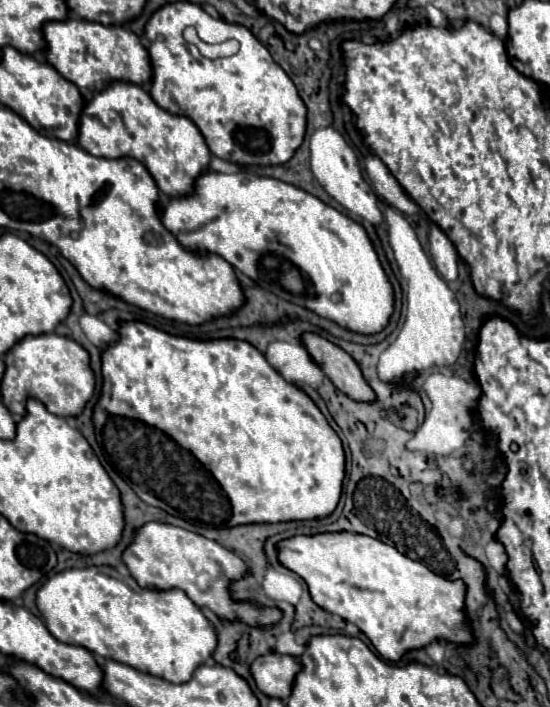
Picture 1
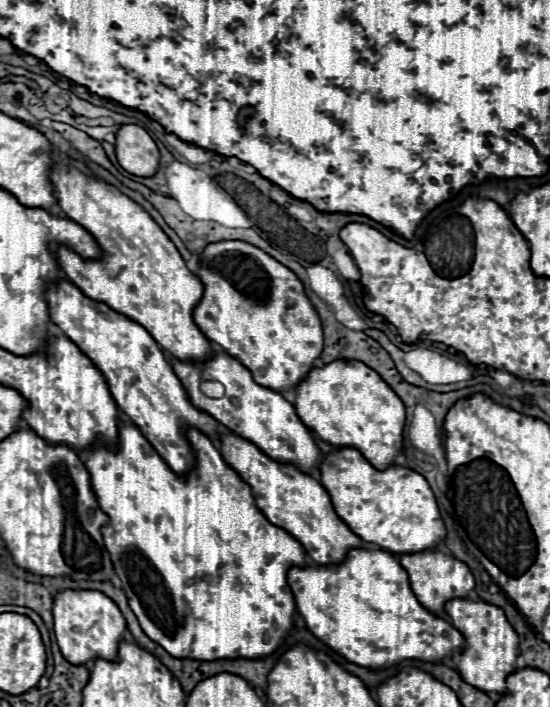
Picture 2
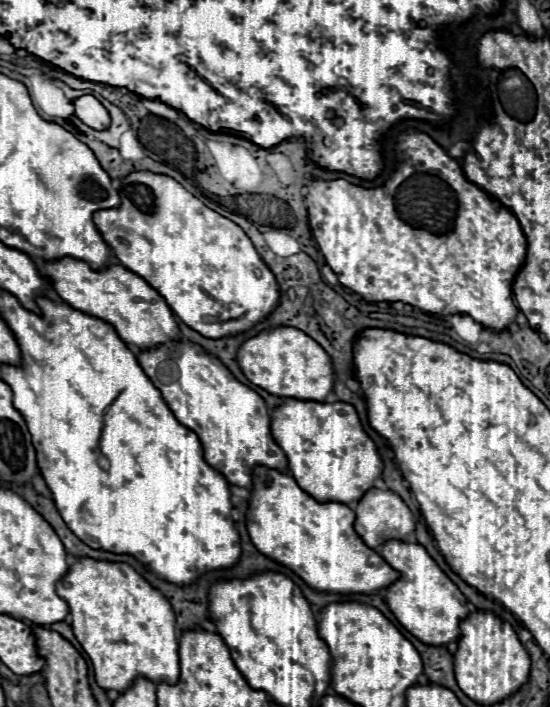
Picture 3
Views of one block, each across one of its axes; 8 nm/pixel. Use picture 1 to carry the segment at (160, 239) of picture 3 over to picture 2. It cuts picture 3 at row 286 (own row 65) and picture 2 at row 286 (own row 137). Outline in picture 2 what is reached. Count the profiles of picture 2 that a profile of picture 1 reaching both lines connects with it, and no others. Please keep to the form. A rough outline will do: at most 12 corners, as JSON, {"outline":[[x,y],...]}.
{"outline":[[210,242],[192,318],[258,384],[298,386],[322,324],[298,276]]}

